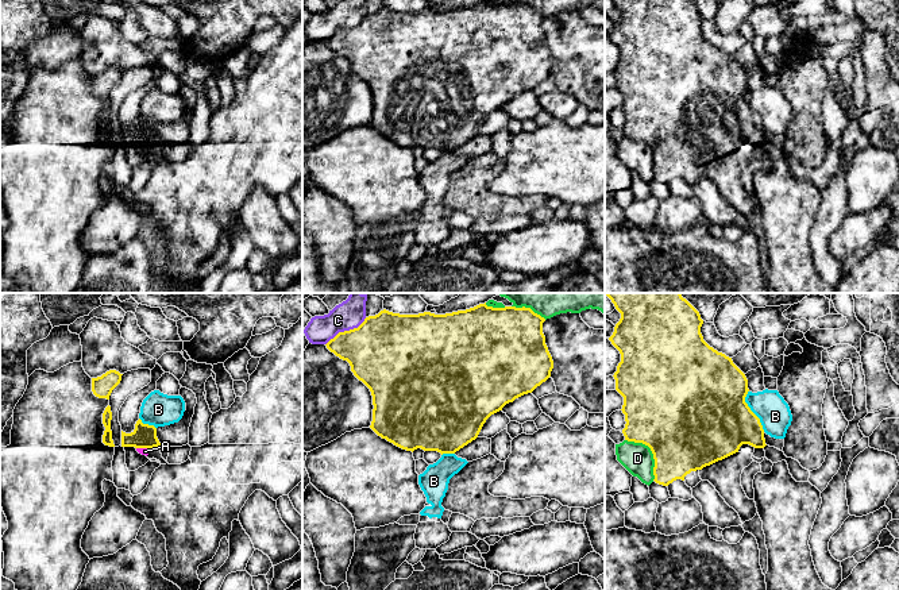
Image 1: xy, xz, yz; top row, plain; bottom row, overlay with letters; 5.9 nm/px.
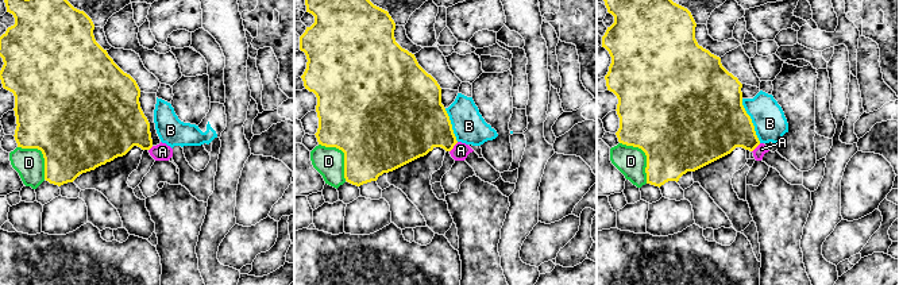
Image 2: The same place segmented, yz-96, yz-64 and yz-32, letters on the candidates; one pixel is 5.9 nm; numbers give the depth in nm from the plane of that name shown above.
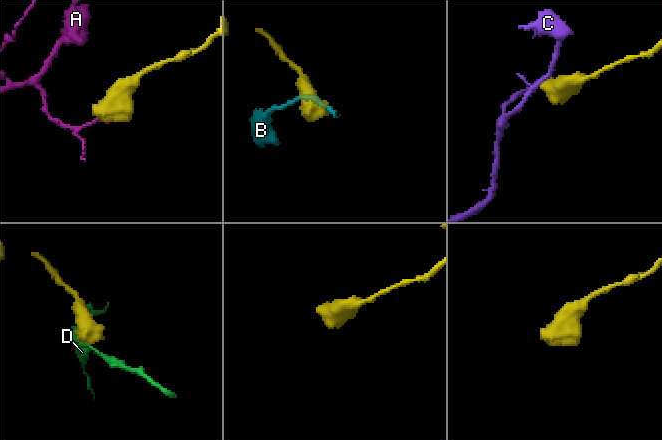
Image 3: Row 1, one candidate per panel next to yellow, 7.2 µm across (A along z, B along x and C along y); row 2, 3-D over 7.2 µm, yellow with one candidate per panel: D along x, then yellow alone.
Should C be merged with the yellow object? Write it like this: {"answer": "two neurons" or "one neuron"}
{"answer": "two neurons"}

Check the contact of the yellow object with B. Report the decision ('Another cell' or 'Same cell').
Another cell

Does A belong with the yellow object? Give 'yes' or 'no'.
no

